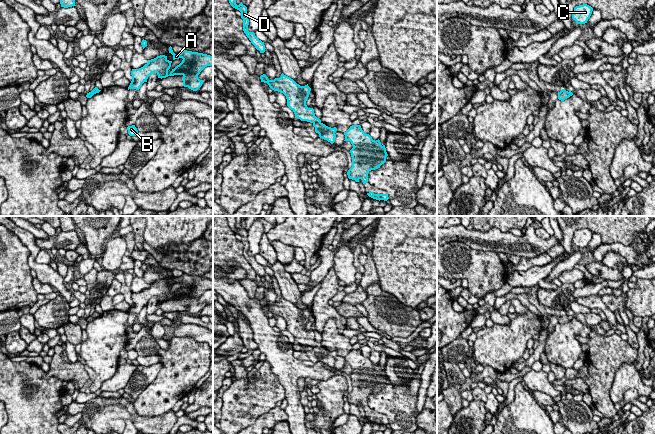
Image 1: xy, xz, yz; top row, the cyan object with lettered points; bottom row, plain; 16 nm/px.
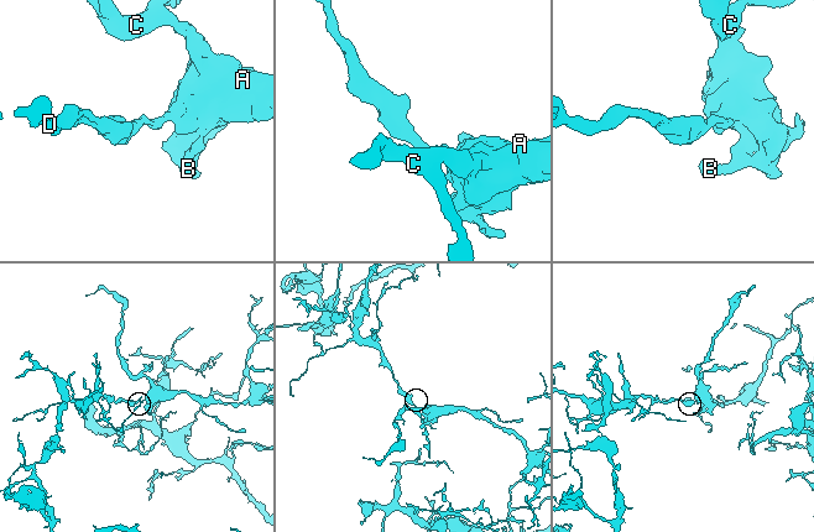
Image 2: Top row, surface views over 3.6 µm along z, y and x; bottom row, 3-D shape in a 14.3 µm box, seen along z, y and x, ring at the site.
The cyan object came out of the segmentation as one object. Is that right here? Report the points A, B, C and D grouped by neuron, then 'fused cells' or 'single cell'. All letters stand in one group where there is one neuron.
groups A B C D; single cell

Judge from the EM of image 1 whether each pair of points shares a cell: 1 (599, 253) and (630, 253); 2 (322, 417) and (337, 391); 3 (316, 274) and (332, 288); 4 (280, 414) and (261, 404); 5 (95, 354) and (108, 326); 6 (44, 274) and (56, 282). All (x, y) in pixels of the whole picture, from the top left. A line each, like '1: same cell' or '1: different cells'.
1: same cell
2: same cell
3: different cells
4: different cells
5: same cell
6: same cell

